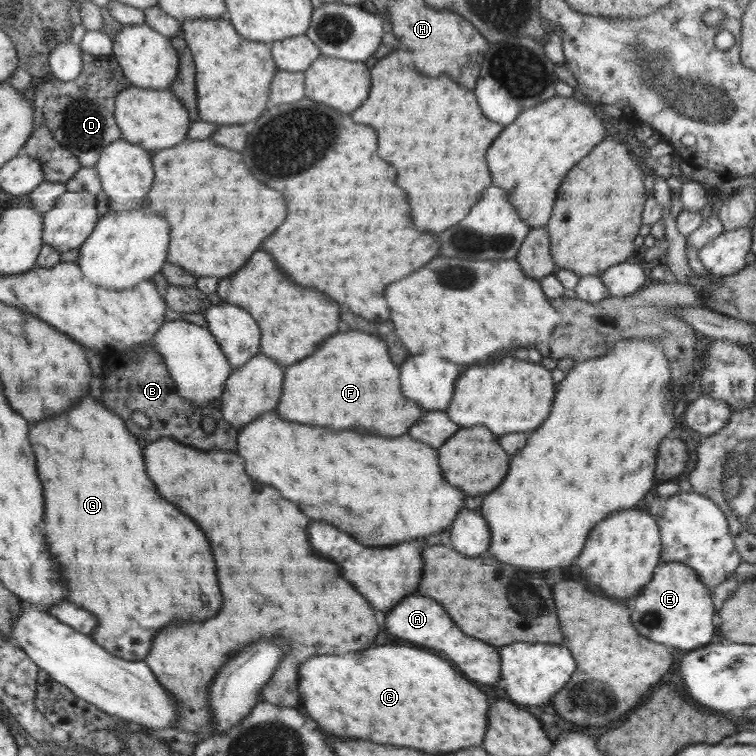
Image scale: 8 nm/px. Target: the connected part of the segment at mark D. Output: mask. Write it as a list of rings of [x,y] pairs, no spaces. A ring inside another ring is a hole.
[[[113,53],[107,55],[82,54],[82,72],[72,82],[49,77],[50,82],[34,90],[35,128],[46,126],[55,138],[77,159],[82,167],[93,167],[102,149],[121,138],[120,127],[114,118],[114,102],[118,92],[131,87]]]

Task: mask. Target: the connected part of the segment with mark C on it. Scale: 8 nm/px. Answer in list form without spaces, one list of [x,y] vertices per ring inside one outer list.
[[[370,646],[360,654],[312,656],[298,667],[298,692],[309,718],[327,736],[368,738],[380,744],[416,748],[426,754],[466,750],[483,745],[488,698],[440,656],[412,646]]]

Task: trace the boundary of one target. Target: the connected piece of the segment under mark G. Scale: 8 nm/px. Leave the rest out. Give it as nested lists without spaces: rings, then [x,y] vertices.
[[[82,398],[78,406],[54,416],[54,420],[32,426],[32,450],[40,452],[36,462],[40,462],[40,478],[48,486],[48,534],[52,534],[52,550],[56,550],[60,566],[64,566],[64,578],[72,582],[72,604],[98,616],[96,631],[88,634],[96,644],[118,658],[143,661],[156,630],[168,626],[168,622],[202,623],[220,610],[222,598],[208,538],[174,504],[160,498],[144,470],[138,440],[126,430],[118,413],[106,410],[94,398]]]

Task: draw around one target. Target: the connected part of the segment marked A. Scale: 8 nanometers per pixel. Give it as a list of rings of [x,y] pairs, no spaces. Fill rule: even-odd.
[[[418,593],[404,597],[386,616],[386,628],[388,632],[396,634],[398,638],[404,638],[408,642],[420,644],[430,650],[438,650],[446,654],[470,680],[482,682],[482,684],[494,684],[500,678],[500,654],[498,648],[480,642],[476,638],[470,638],[460,632],[458,626],[454,626],[452,618],[446,614],[446,610],[432,598],[424,598]]]

